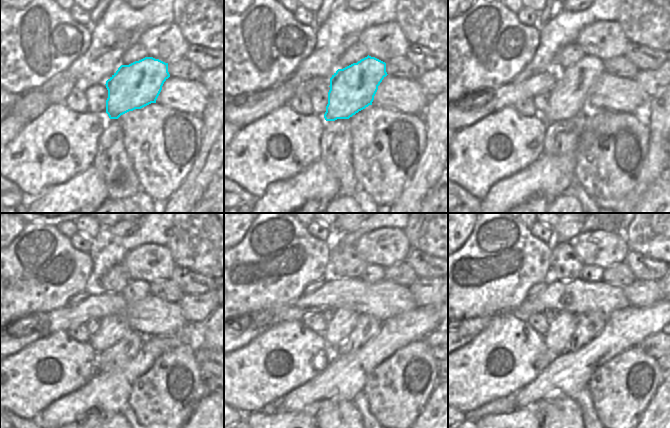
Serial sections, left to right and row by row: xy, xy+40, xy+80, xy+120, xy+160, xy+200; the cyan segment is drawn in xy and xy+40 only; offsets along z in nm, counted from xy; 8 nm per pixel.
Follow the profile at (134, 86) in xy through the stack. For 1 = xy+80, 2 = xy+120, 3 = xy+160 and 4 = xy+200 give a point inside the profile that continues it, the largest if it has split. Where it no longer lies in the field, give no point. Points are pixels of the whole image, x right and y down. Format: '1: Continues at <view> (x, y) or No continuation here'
1: Continues at xy+80 (568, 98)
2: Continues at xy+120 (112, 329)
3: Continues at xy+160 (343, 321)
4: Continues at xy+200 (556, 338)

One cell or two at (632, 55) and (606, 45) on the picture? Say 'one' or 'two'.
two

